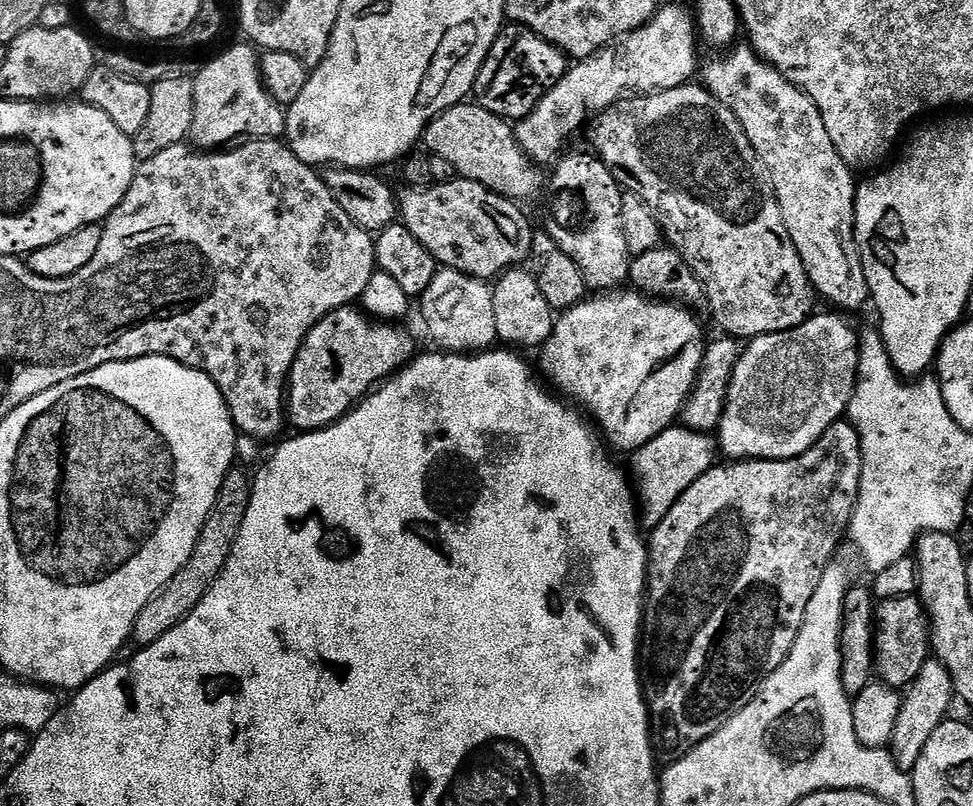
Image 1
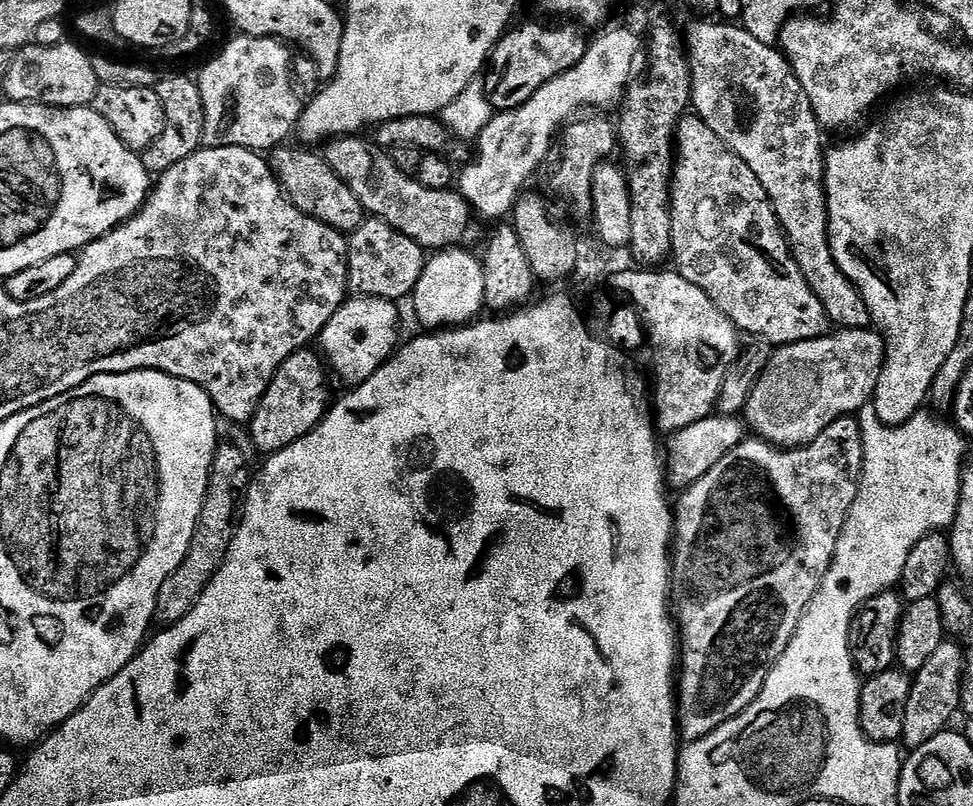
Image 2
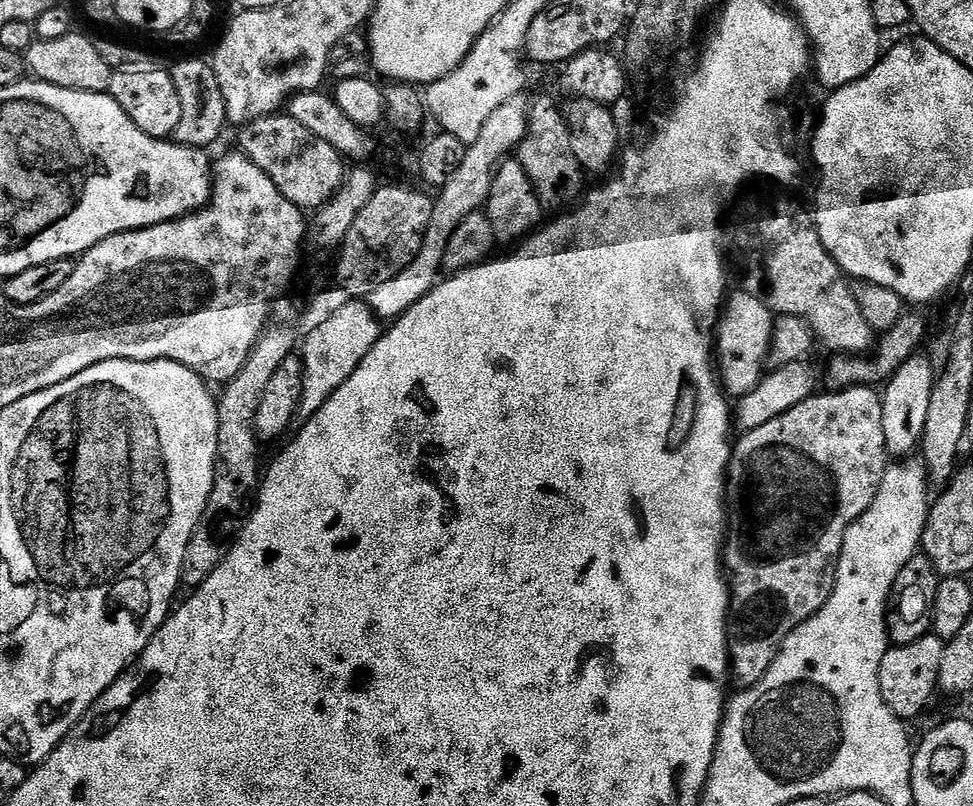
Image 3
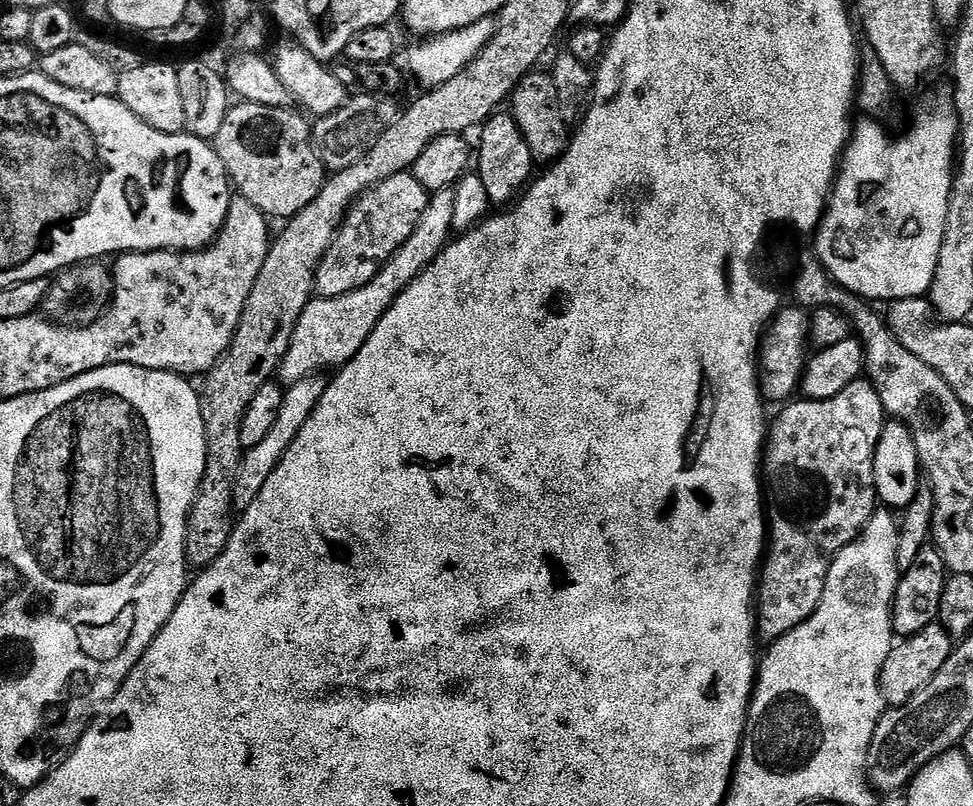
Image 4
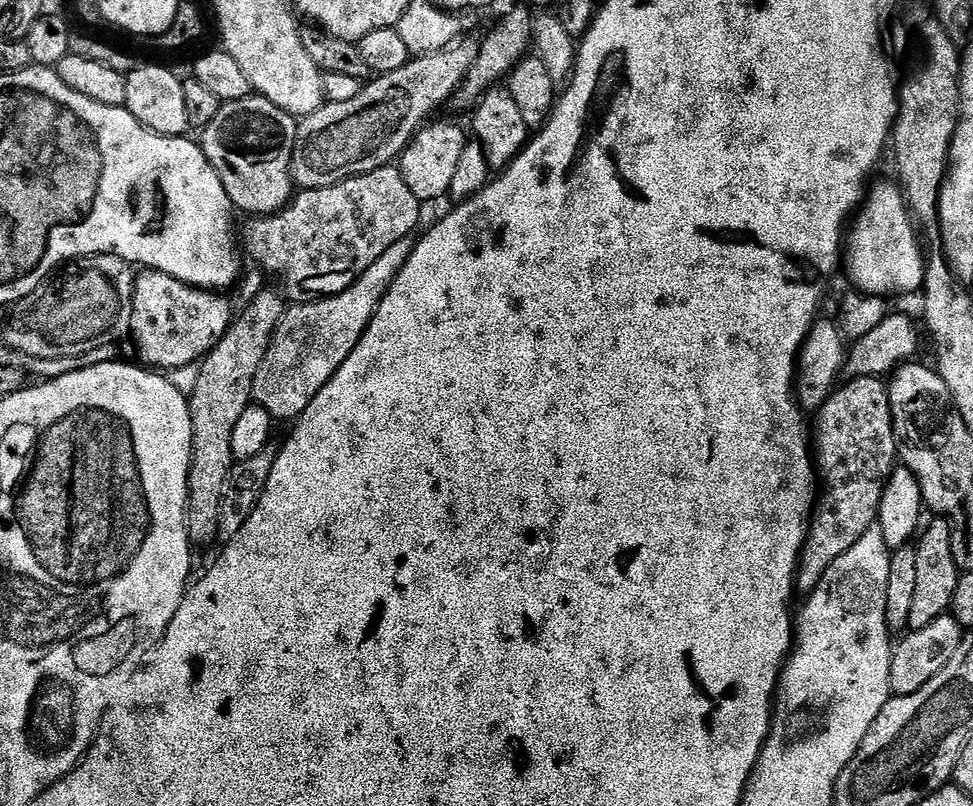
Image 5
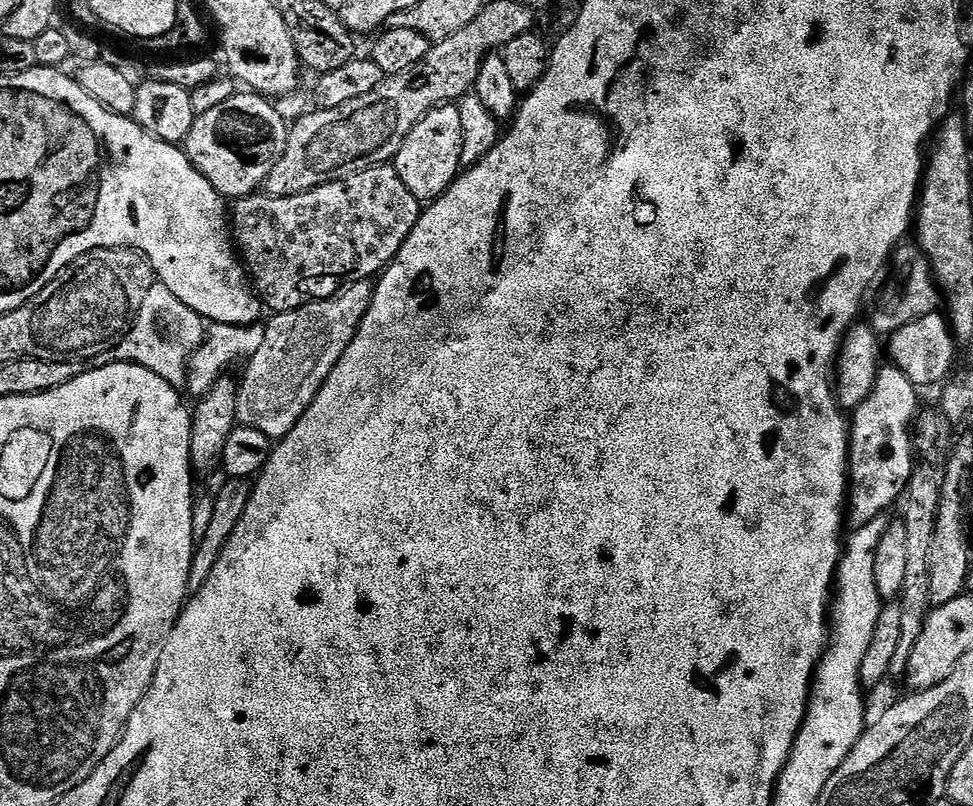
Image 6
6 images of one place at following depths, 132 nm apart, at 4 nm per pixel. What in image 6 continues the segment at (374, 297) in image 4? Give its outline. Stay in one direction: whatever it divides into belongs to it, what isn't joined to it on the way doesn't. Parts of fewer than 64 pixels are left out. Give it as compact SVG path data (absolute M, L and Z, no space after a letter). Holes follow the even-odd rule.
M359 280L353 284L347 284L341 292L336 293L336 295L330 298L326 298L325 300L312 300L306 306L295 308L289 312L277 312L271 317L273 319L272 321L267 321L264 337L262 338L262 346L258 346L256 353L246 361L245 368L248 369L245 370L244 377L239 377L238 380L238 387L236 390L236 419L243 427L262 430L262 434L266 434L274 442L283 440L286 434L290 434L290 430L294 430L294 426L302 418L302 414L306 414L306 410L314 402L318 390L322 390L326 378L330 378L330 370L334 370L334 366L338 366L342 354L346 354L350 342L354 342L354 334L358 334L358 326L362 322L362 318L366 318L366 310L370 310L373 287L374 284L372 280Z

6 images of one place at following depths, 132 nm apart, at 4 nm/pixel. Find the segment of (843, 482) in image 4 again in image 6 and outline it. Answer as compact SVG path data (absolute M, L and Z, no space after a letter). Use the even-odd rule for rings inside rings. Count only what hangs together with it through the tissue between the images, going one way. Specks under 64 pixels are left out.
M895 366L881 367L876 386L870 392L870 398L862 402L850 416L850 443L848 445L848 466L850 469L850 520L856 528L862 528L874 522L879 516L885 515L889 510L901 503L902 497L908 490L908 483L912 477L912 470L918 457L912 449L914 444L914 421L921 407L915 384L906 378L906 374Z

